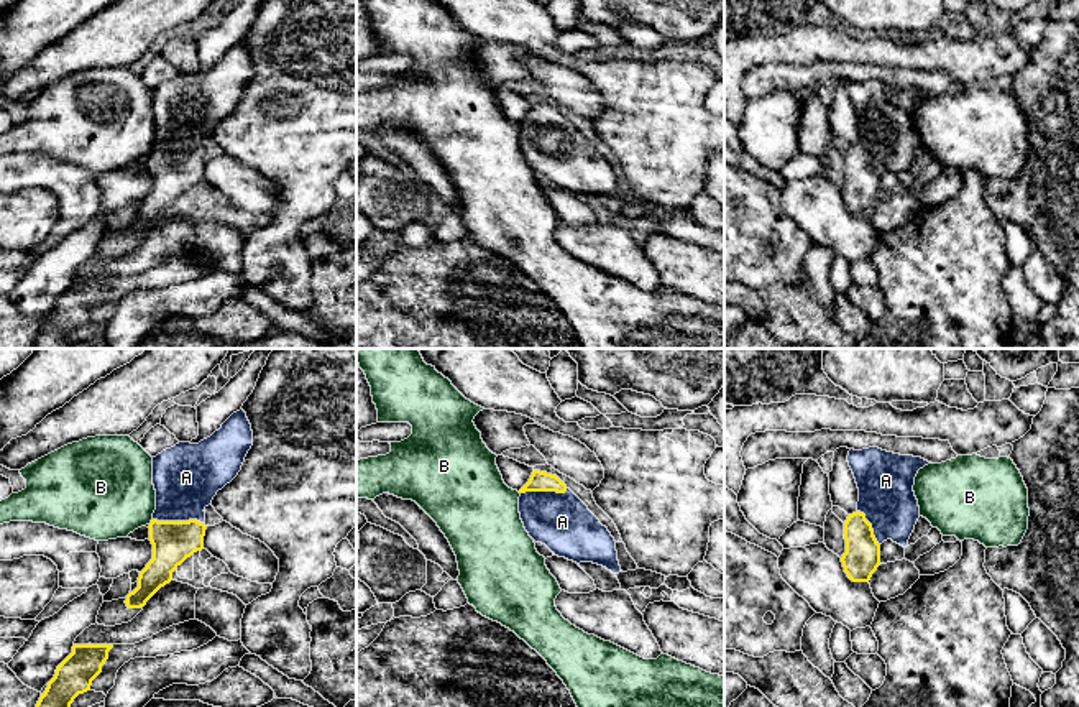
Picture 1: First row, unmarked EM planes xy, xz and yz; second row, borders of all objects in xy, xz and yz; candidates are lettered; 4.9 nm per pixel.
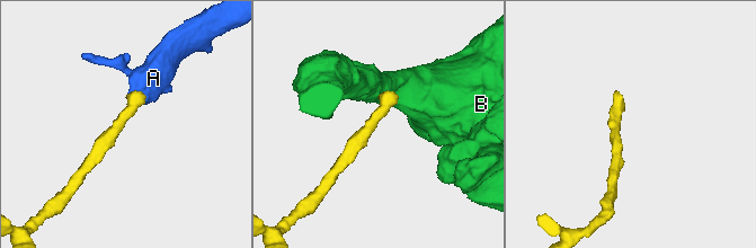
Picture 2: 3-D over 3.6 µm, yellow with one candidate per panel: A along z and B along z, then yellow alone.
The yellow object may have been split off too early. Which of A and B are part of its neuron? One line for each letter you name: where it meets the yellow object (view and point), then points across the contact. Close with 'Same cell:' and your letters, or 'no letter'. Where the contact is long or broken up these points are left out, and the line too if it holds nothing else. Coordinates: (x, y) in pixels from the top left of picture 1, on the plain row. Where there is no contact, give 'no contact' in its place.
A: xy (179, 153) | across xy (173, 173), (179, 153), (179, 134), (186, 109)
Same cell: A

